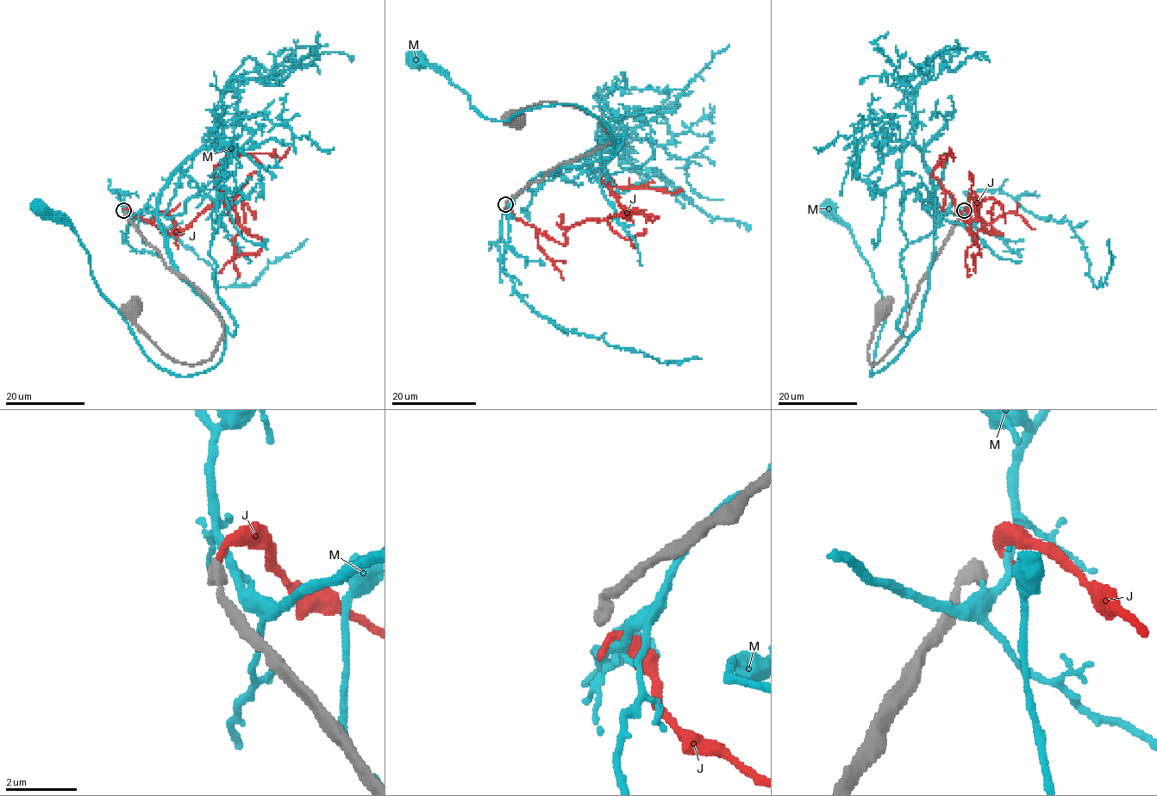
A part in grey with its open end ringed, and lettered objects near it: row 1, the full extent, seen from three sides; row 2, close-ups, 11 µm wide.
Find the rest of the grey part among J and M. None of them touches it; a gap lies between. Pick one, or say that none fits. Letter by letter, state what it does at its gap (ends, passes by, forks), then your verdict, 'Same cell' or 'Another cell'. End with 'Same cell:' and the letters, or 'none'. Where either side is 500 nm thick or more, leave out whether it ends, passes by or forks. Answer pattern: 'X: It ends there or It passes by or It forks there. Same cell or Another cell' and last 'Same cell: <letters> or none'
J: It ends there. Another cell
M: It forks there. Another cell
Same cell: none

